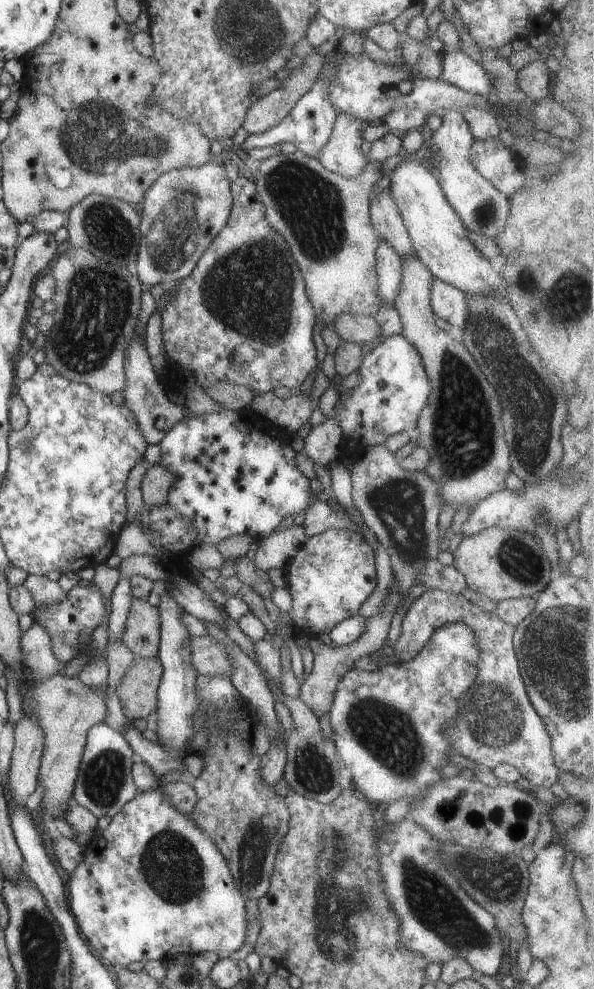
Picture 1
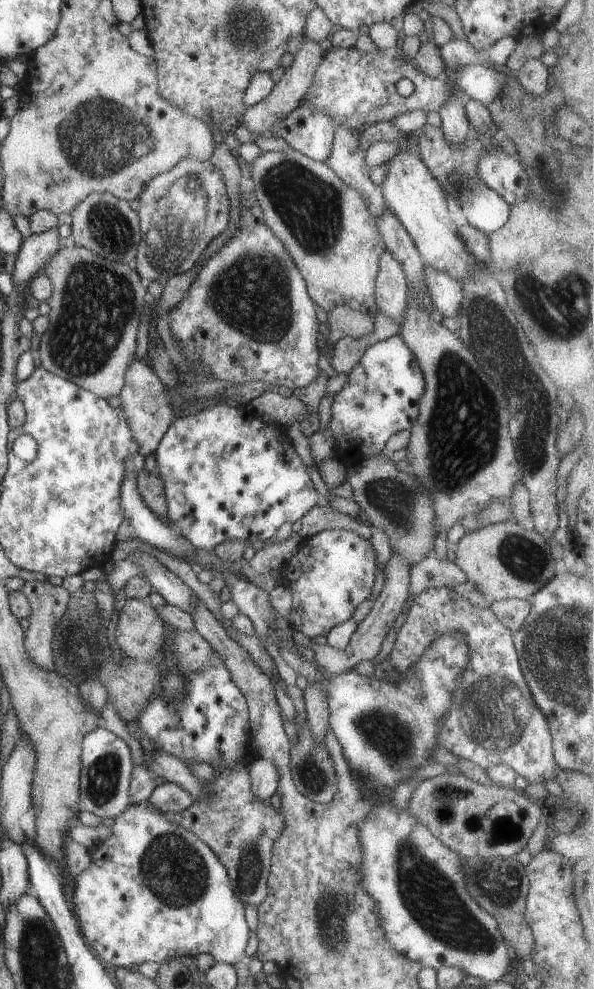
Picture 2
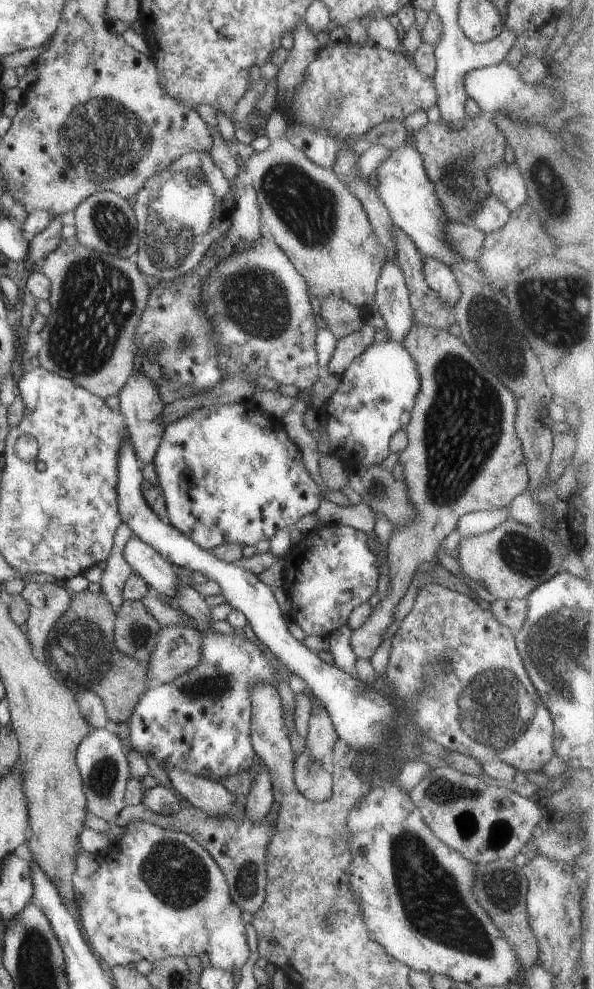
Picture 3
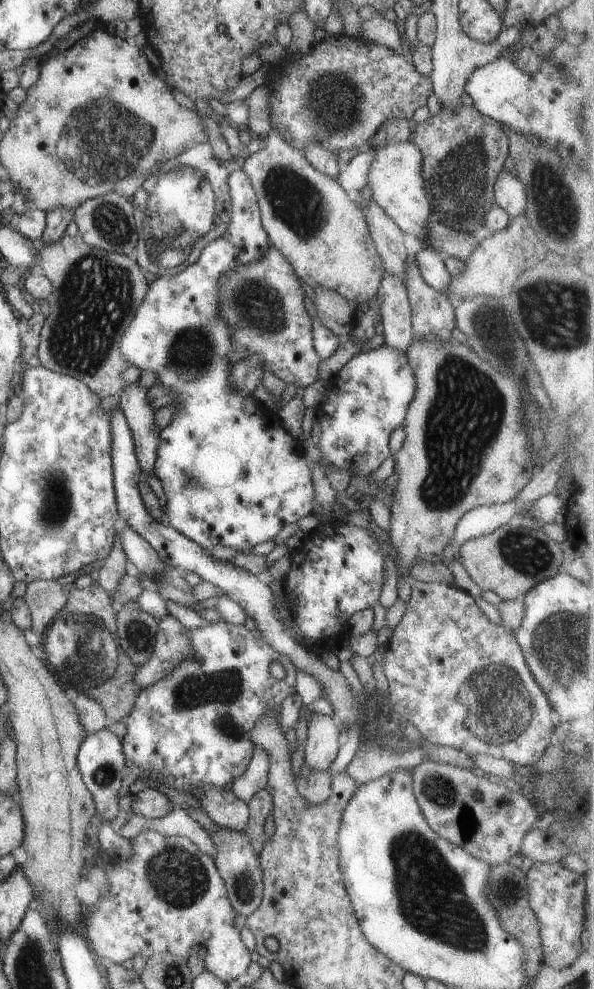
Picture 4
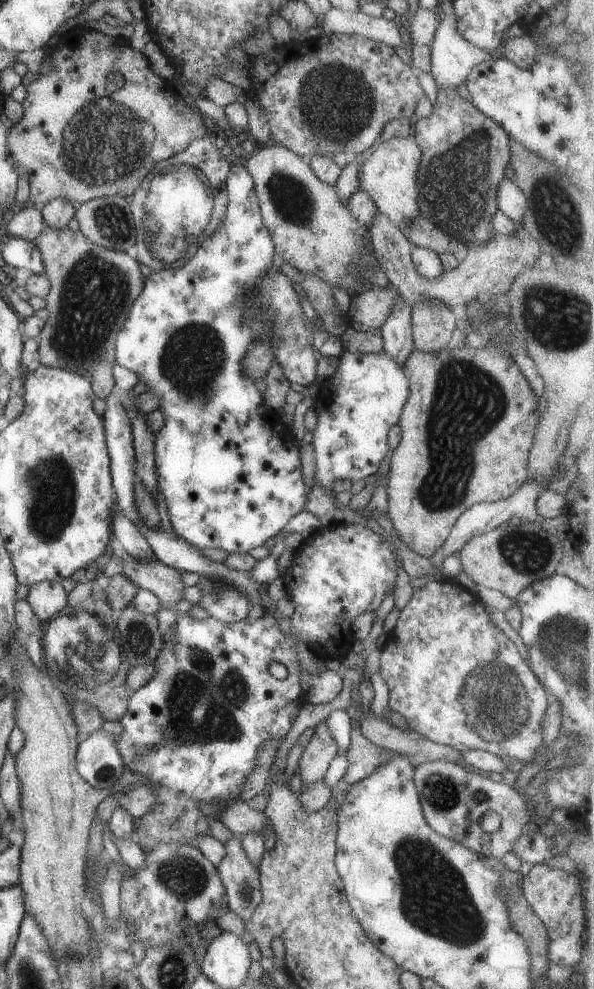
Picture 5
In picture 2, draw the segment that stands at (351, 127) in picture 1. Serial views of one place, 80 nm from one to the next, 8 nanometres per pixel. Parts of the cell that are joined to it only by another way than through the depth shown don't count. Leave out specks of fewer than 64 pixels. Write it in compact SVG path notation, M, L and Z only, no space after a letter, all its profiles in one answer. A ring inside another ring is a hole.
M338 126L333 134L333 144L326 164L345 184L365 200L369 214L379 218L385 210L381 187L371 183L370 169L365 166L365 152L359 150L359 135L347 126Z

